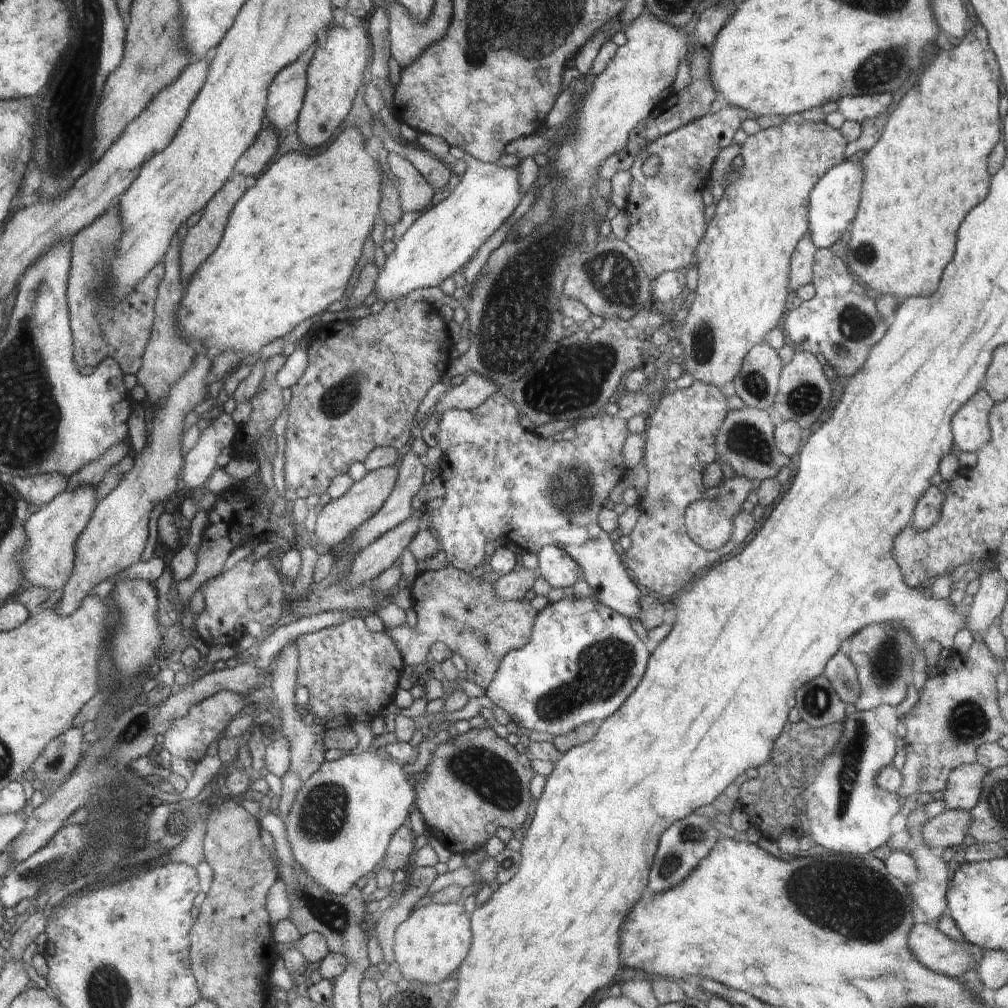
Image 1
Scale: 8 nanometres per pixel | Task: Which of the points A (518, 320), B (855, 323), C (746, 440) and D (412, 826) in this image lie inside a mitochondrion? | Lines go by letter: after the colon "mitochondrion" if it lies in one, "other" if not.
A: mitochondrion
B: mitochondrion
C: mitochondrion
D: other

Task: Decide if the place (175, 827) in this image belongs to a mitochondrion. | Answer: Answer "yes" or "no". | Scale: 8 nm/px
yes

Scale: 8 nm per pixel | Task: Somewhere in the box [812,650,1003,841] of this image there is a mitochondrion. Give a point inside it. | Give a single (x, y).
(967, 721)

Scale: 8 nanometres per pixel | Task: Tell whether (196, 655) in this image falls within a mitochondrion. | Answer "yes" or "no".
no

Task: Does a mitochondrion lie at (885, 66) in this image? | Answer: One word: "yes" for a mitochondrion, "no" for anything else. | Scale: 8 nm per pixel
yes

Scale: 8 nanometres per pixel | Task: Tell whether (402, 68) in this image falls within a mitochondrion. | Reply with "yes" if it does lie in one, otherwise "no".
no

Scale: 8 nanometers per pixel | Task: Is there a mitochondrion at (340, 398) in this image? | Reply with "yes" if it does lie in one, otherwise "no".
yes

